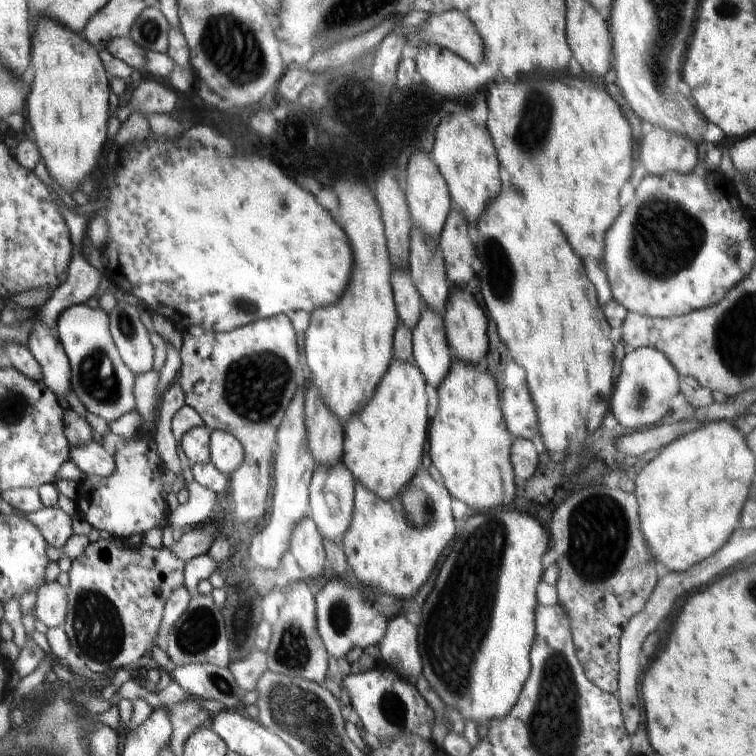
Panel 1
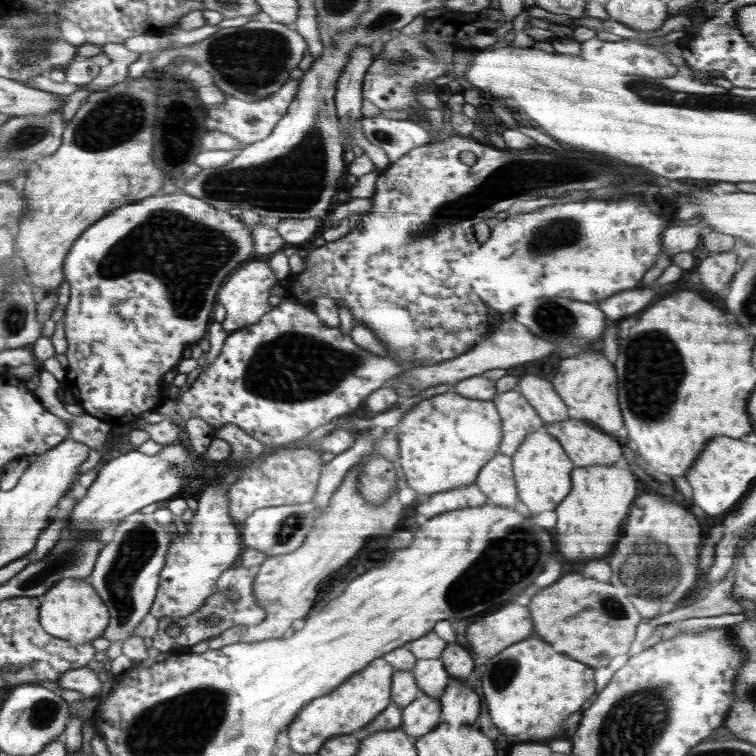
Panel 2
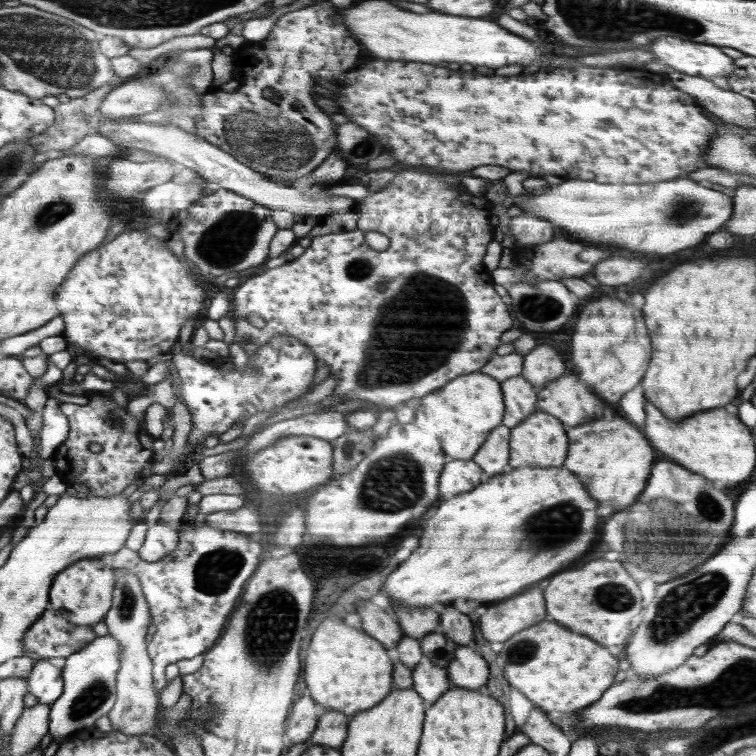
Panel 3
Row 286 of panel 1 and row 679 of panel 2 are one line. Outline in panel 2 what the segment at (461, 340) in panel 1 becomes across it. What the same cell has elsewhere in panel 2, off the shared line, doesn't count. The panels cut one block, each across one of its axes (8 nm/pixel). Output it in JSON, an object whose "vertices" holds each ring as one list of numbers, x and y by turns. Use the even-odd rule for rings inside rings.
{"vertices":[[450,679,442,696,441,720,456,726,470,726,477,718,480,710,478,694,460,679]]}

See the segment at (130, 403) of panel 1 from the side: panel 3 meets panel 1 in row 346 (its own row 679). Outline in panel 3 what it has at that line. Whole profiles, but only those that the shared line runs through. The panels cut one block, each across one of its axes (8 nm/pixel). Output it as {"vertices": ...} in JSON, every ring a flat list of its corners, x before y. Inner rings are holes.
{"vertices":[[100,636,92,643,66,657,61,662,61,673,64,675,64,692,50,705,49,732,53,740,64,740,74,737,83,728,96,724,98,718,107,716,116,700,117,672,121,668,121,646,112,636]]}

